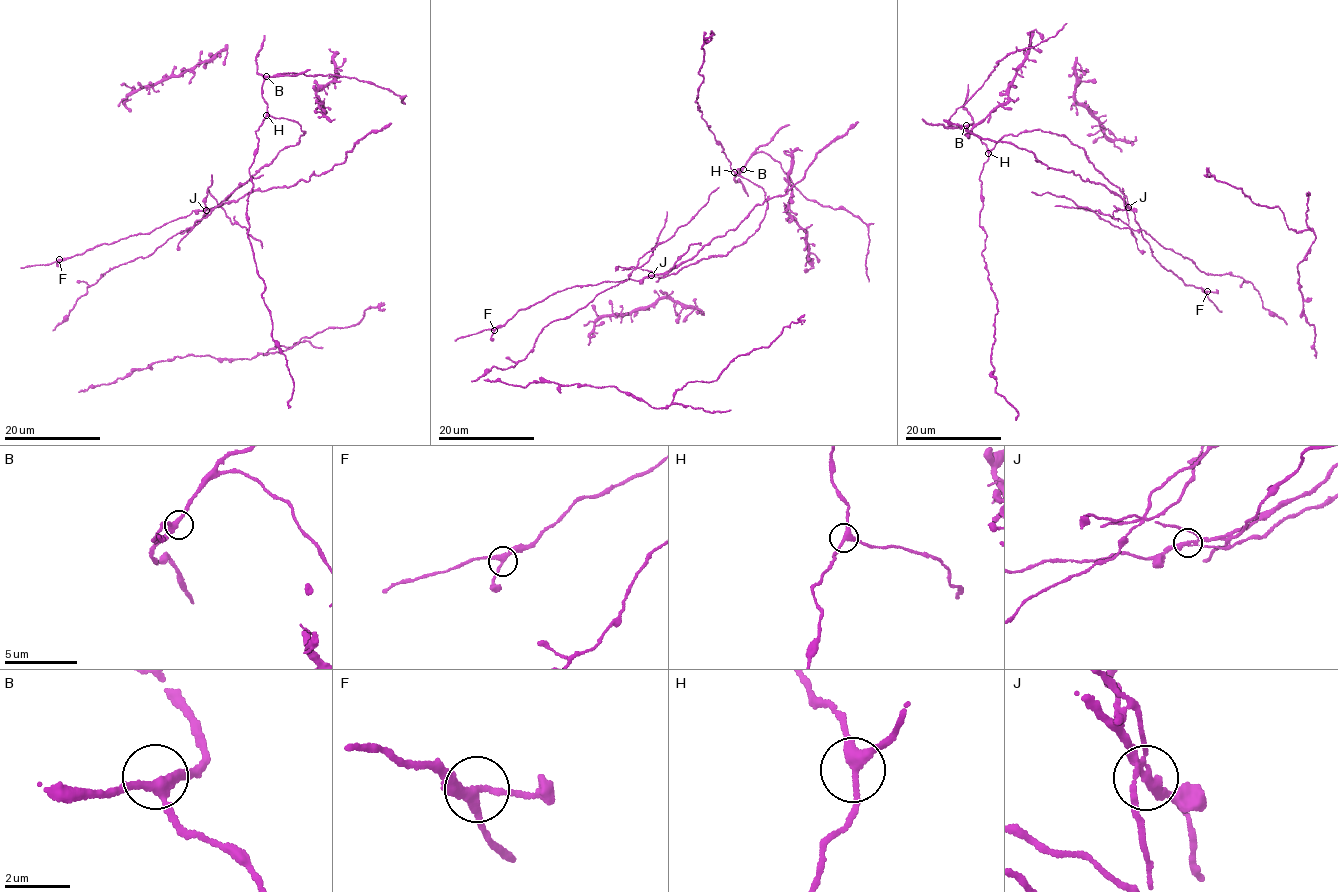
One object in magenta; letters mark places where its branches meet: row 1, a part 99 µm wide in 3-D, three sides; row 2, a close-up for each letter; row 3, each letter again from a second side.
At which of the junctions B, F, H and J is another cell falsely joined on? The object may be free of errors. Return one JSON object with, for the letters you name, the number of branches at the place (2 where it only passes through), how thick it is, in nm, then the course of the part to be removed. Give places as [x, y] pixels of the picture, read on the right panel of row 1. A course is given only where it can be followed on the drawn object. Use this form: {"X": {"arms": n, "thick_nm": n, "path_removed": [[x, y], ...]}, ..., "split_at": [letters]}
{"J": {"arms": 3, "thick_nm": 200}, "split_at": ["J"]}

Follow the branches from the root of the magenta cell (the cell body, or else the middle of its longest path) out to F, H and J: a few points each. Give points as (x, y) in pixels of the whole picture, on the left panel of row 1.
F: (172, 237), (194, 227), (209, 210), (191, 211), (149, 233), (97, 244), (82, 254), (58, 260)
H: (172, 237), (194, 227), (211, 208), (267, 166), (280, 150), (299, 141), (304, 132), (299, 124), (266, 115)
J: (172, 237), (194, 227), (209, 211), (205, 210)

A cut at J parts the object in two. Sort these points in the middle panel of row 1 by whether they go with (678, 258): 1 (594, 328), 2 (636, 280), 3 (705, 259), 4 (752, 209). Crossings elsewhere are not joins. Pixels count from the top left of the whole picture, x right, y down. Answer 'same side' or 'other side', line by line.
1: other side
2: other side
3: other side
4: same side

